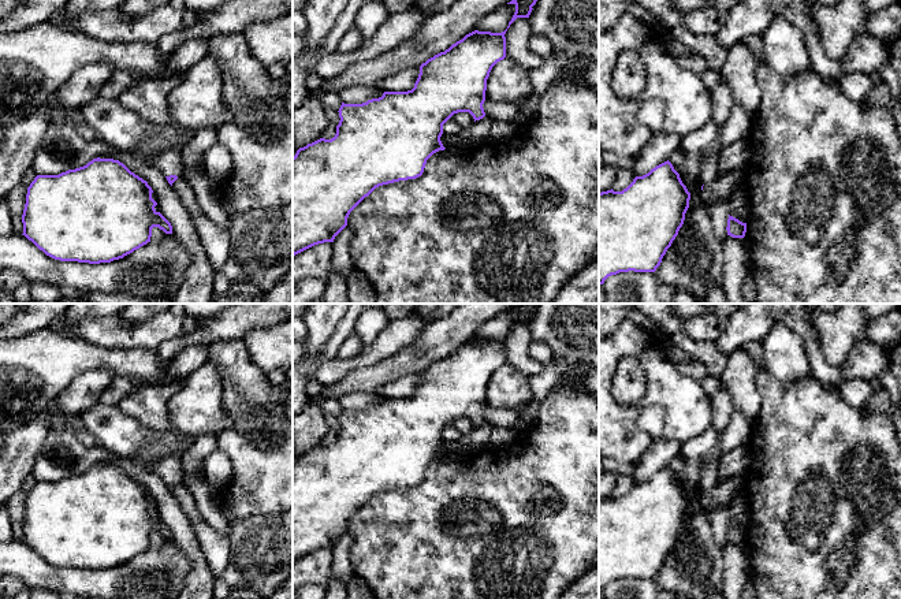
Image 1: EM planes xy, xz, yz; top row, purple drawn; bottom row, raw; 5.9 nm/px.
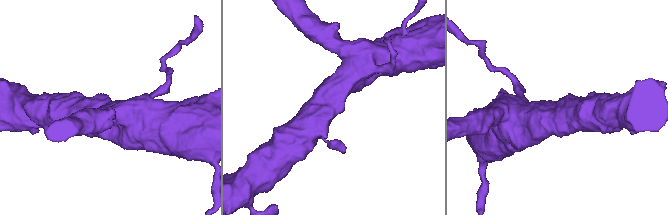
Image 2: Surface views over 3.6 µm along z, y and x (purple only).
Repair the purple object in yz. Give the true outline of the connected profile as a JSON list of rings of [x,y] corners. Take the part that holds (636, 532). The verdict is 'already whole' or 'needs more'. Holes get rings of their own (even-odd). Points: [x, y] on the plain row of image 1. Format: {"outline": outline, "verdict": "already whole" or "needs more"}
{"outline": [[[669,466],[622,498],[599,499],[599,591],[619,578],[655,578],[684,531],[689,506]]], "verdict": "already whole"}

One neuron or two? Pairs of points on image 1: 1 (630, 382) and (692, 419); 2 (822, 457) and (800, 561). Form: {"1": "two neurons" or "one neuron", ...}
{"1": "two neurons", "2": "one neuron"}

